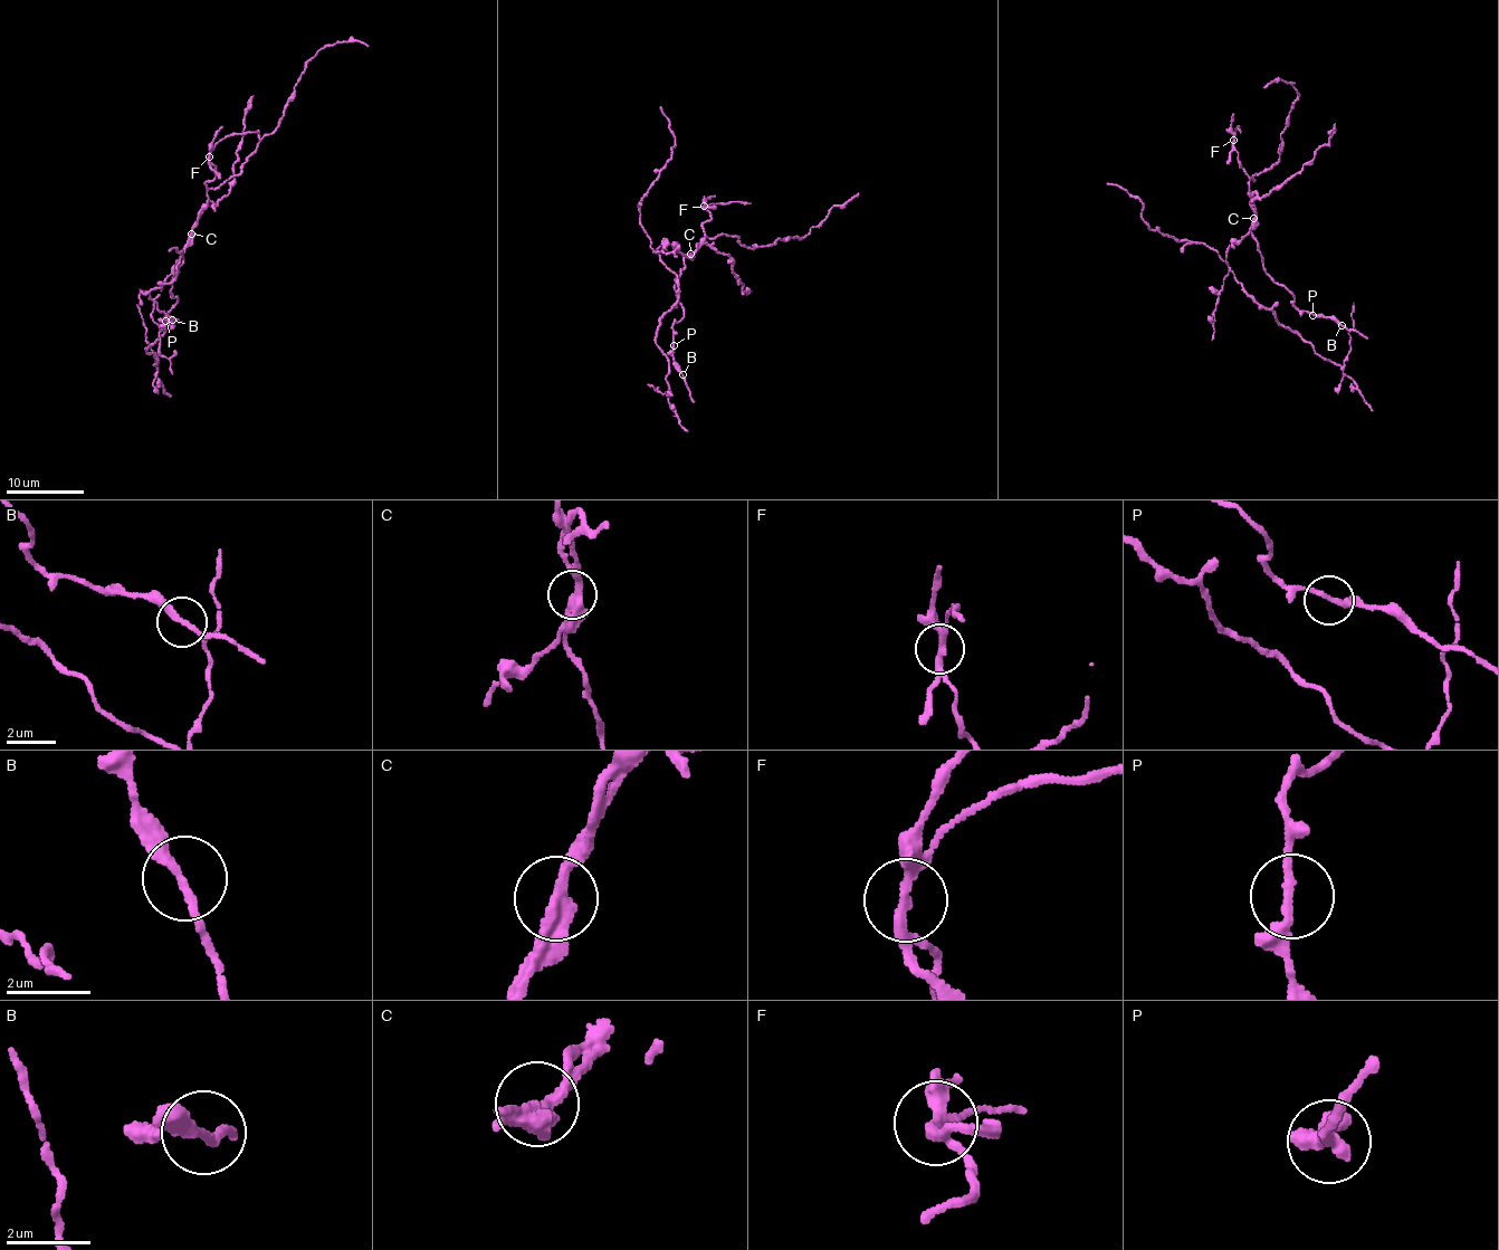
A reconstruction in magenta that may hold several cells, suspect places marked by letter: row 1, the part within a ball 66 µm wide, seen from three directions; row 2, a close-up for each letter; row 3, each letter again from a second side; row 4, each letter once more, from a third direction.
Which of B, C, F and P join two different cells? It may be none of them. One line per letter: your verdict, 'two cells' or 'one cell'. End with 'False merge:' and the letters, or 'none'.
B: one cell
C: two cells
F: two cells
P: one cell
False merge: C, F

